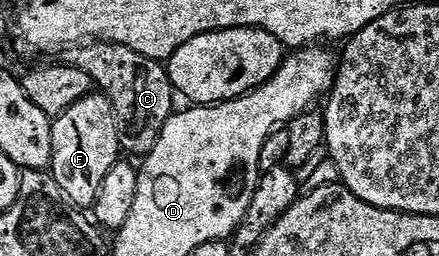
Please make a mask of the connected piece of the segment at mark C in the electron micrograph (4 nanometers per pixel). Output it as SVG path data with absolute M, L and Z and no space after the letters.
M113 41L82 43L69 47L63 53L64 64L79 67L91 75L94 86L104 93L117 116L117 130L122 150L155 147L163 127L175 112L175 90L169 78L168 68L162 62L147 55L139 55L130 45L116 45Z

